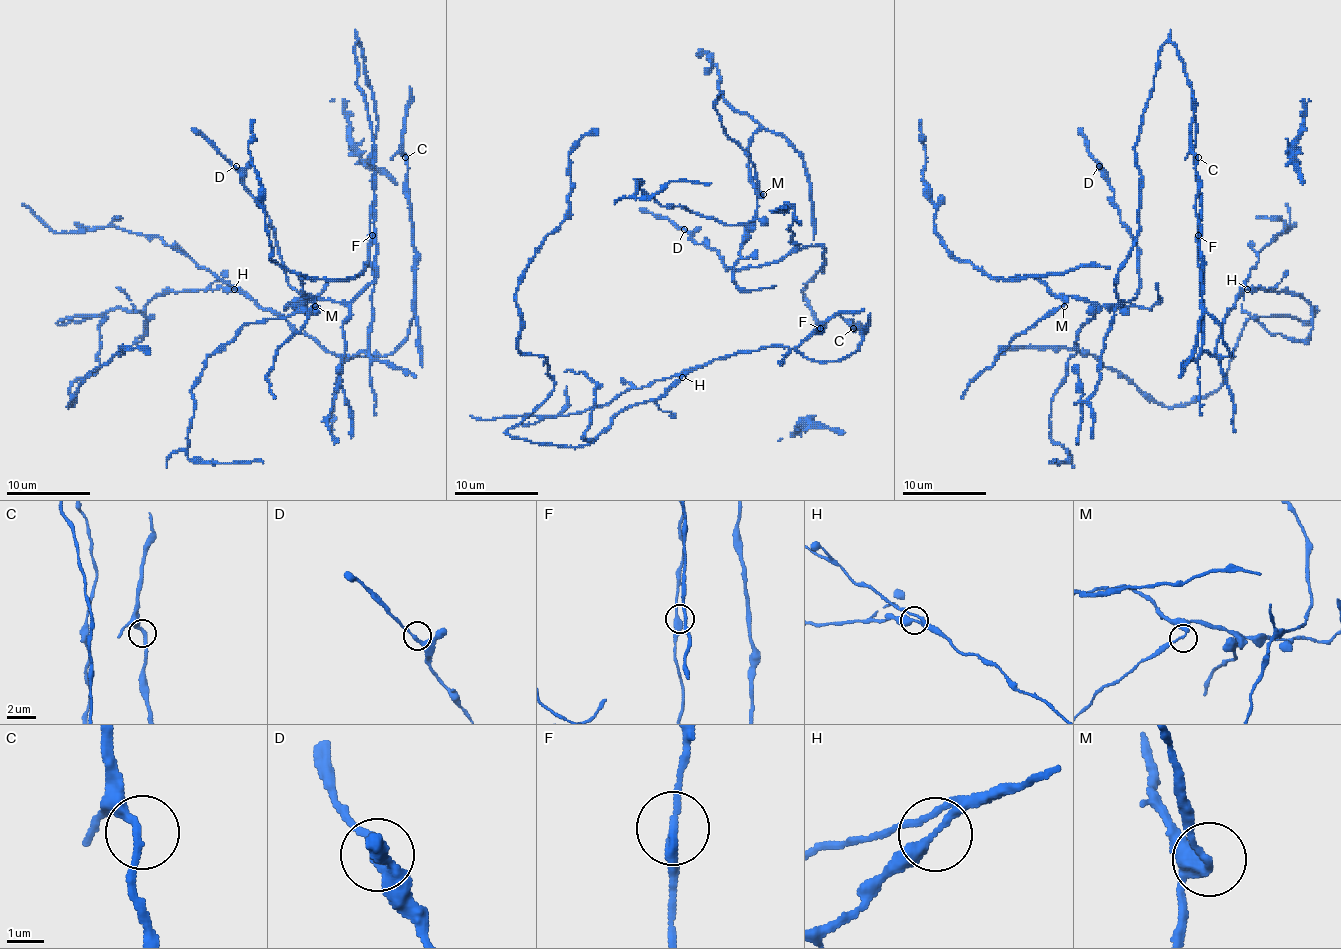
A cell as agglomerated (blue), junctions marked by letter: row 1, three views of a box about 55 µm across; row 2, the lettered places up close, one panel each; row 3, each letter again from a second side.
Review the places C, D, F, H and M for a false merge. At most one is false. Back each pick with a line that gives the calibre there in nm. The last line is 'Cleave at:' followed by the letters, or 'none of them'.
Cleave at: none of them

